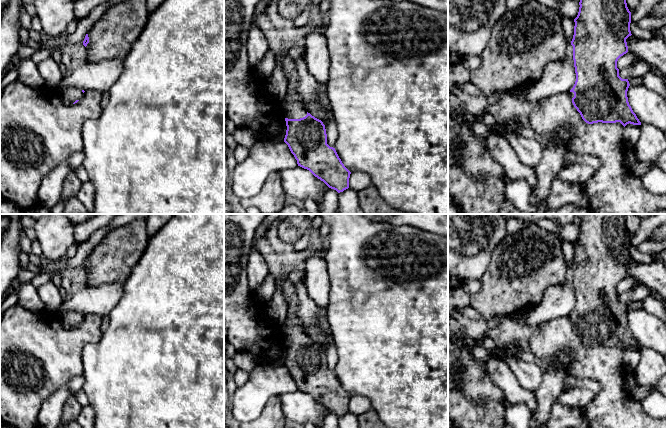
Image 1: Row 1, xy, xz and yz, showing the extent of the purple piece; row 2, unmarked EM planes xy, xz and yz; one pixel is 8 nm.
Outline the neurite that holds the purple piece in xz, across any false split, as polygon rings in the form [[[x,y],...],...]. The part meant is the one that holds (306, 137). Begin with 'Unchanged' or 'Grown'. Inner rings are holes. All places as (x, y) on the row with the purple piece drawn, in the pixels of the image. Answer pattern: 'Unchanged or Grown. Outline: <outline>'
Grown. Outline: [[[288,52],[279,61],[288,82],[287,94],[281,103],[287,126],[284,142],[298,166],[309,170],[329,188],[343,192],[349,188],[351,172],[344,166],[335,148],[327,144],[323,122],[302,106],[297,93],[298,72]]]

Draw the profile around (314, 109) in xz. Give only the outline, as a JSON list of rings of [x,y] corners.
[[[309,103],[306,107],[306,111],[319,120],[326,118],[323,106],[320,106],[317,103]]]

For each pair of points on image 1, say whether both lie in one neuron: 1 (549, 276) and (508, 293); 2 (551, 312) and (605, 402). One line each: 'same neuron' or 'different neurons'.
1: same neuron
2: different neurons

